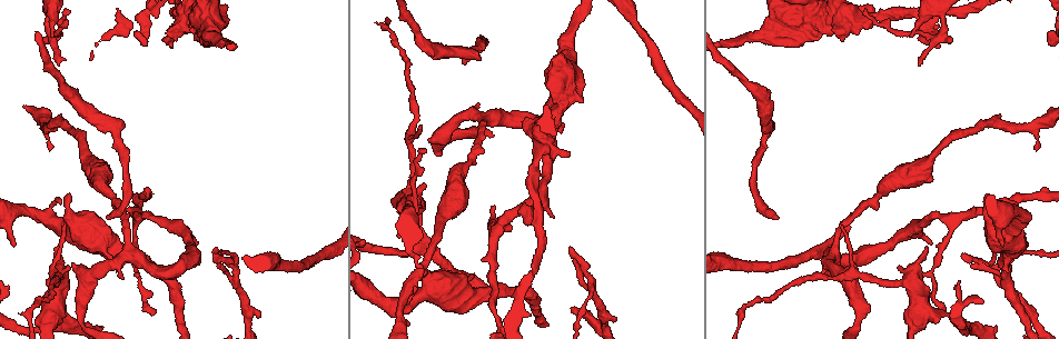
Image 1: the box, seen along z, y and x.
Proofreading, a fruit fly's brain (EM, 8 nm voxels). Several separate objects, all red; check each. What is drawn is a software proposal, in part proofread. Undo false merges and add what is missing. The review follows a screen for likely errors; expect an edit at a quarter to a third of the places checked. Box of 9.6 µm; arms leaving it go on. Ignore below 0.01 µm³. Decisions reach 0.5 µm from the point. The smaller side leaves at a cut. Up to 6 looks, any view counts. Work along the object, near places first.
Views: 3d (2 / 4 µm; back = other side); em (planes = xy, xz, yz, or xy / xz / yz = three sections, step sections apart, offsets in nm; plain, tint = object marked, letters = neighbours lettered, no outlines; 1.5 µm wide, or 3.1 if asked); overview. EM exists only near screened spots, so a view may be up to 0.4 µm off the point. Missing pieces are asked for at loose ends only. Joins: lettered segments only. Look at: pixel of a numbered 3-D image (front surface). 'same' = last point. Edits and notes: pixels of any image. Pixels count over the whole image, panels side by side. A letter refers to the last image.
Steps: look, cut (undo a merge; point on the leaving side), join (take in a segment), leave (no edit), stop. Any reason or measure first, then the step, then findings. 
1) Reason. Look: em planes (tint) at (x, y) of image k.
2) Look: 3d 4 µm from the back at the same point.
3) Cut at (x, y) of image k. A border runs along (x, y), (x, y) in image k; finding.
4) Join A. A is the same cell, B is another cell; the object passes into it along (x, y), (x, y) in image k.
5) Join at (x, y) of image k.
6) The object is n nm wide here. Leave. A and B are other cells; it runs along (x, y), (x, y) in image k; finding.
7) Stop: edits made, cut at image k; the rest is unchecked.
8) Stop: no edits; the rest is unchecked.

Branch stops here. Look: em planes (letters) at (919, 64) of image 1.

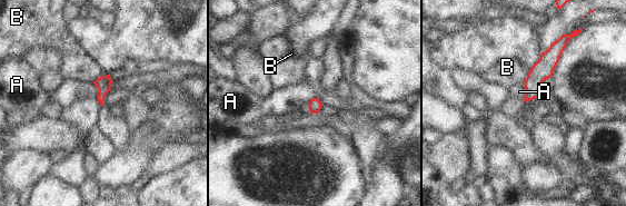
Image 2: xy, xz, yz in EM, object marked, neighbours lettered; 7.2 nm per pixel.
Leave. A and B are other cells; a border runs along (93, 82), (98, 89), (97, 98) in image 2; no lettered segment goes on from it.

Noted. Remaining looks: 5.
An open end. Look: em yz step 4 (letters) at (68, 194) of image 1.

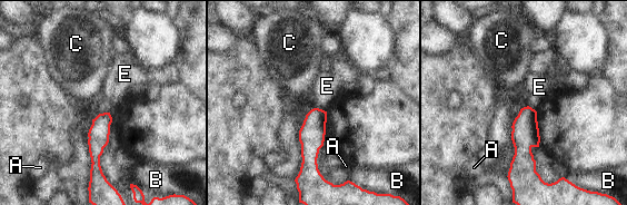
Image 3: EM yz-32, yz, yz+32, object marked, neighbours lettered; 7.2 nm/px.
Leave. A, B, C and E are other cells; it runs along (107, 115), (98, 134), (92, 173) in image 3; none of them fits.

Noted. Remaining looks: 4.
Sudden change in width. Look: em yz step 8 (tint) at (881, 193) of image 1.

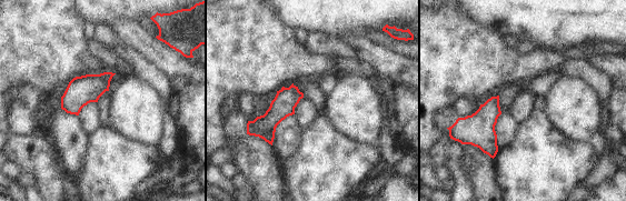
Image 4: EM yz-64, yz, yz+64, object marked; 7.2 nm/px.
What lies round it. Look: em yz step 8 (letters) at the same point.

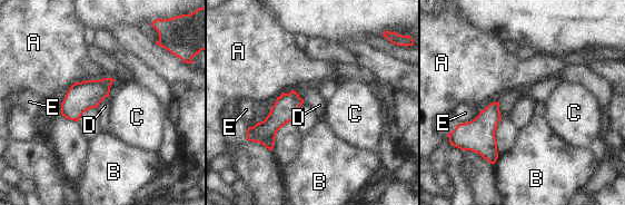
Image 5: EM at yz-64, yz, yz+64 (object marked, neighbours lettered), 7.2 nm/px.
The object is 170 nm wide here. Leave. A, B, C, D and E are other cells; it runs along (295, 95), (260, 133), (249, 137) in image 5; all the same cell.

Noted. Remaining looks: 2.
Stop: no edits; the rest is unchecked.

